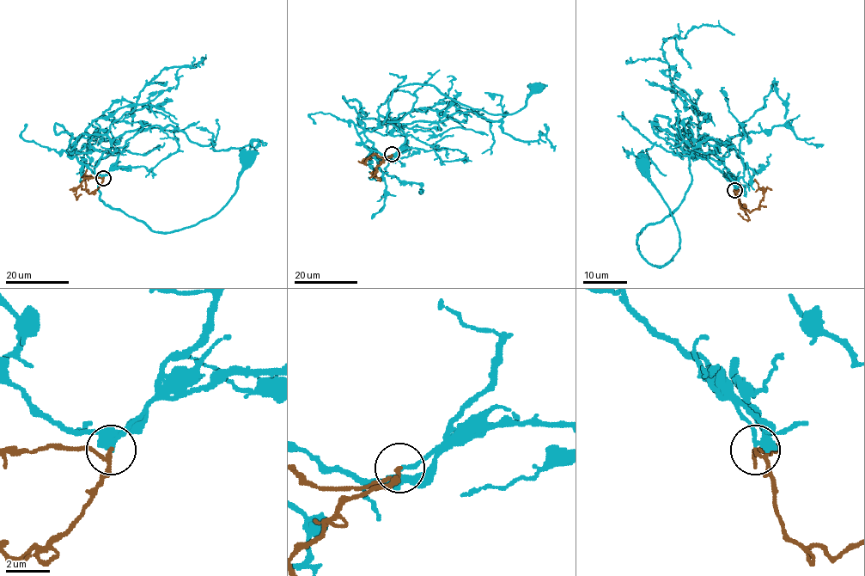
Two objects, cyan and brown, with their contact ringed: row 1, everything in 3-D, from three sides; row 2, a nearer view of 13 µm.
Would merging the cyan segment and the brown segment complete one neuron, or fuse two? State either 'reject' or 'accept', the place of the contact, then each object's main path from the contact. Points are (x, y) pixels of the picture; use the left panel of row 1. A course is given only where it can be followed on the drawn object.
accept; at (103, 178); cyan runs (103, 177), (118, 156), (111, 142), (94, 167), (100, 199), (169, 233), (214, 216), (248, 157); brown runs (103, 178), (85, 178), (76, 191), (76, 199), (82, 194)

